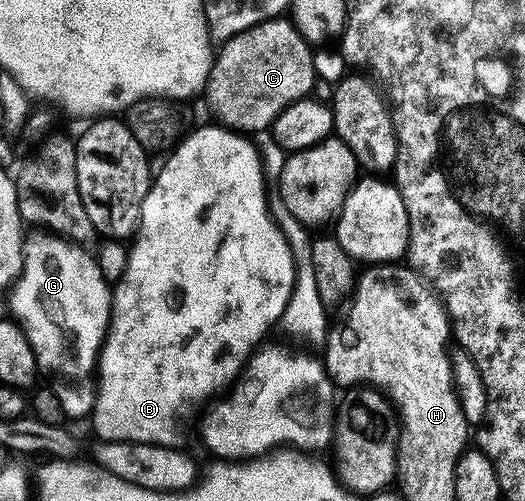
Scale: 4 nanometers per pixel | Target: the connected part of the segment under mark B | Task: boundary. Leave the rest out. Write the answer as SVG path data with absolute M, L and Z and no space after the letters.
M224 126L216 127L197 128L193 133L189 132L164 157L165 169L158 176L156 173L152 177L149 191L142 199L140 224L131 240L127 270L112 289L113 311L109 318L109 331L105 334L105 342L101 346L101 355L95 369L96 396L91 421L93 420L94 430L98 432L96 435L102 440L151 443L165 448L180 449L185 440L185 419L200 404L208 405L214 397L224 393L240 377L250 356L258 351L262 343L260 340L268 334L272 324L274 327L280 321L283 310L291 298L291 290L295 282L293 255L289 243L283 238L279 226L273 221L273 216L269 212L265 169L261 167L261 156L257 153L257 145L248 135Z

